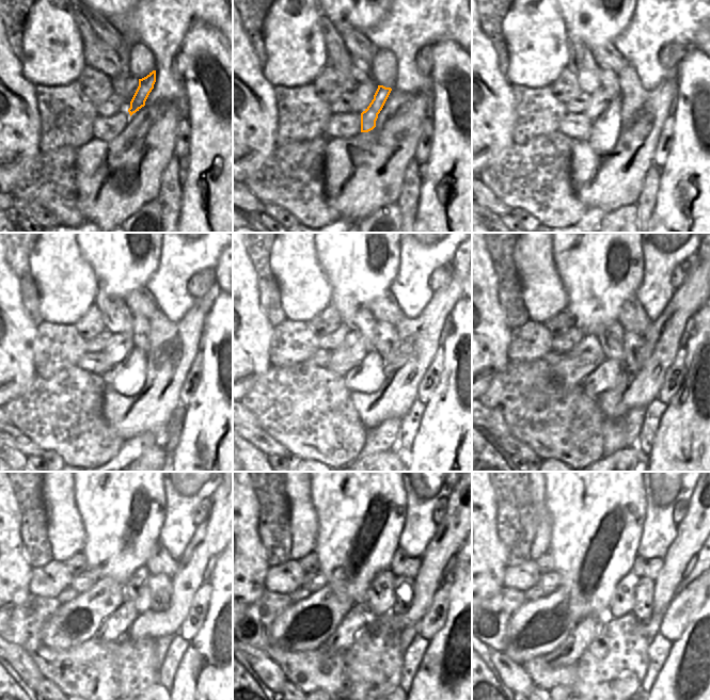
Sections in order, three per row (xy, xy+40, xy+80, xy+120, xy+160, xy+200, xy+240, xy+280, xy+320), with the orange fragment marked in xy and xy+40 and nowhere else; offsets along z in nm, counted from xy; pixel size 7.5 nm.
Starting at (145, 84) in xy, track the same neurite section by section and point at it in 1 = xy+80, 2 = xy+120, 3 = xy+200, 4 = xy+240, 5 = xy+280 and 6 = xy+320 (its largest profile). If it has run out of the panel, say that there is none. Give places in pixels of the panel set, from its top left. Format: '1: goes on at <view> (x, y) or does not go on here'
1: goes on at xy+80 (605, 128)
2: goes on at xy+120 (127, 377)
3: goes on at xy+200 (604, 377)
4: goes on at xy+240 (117, 623)
5: goes on at xy+280 (342, 639)
6: goes on at xy+320 (567, 654)

